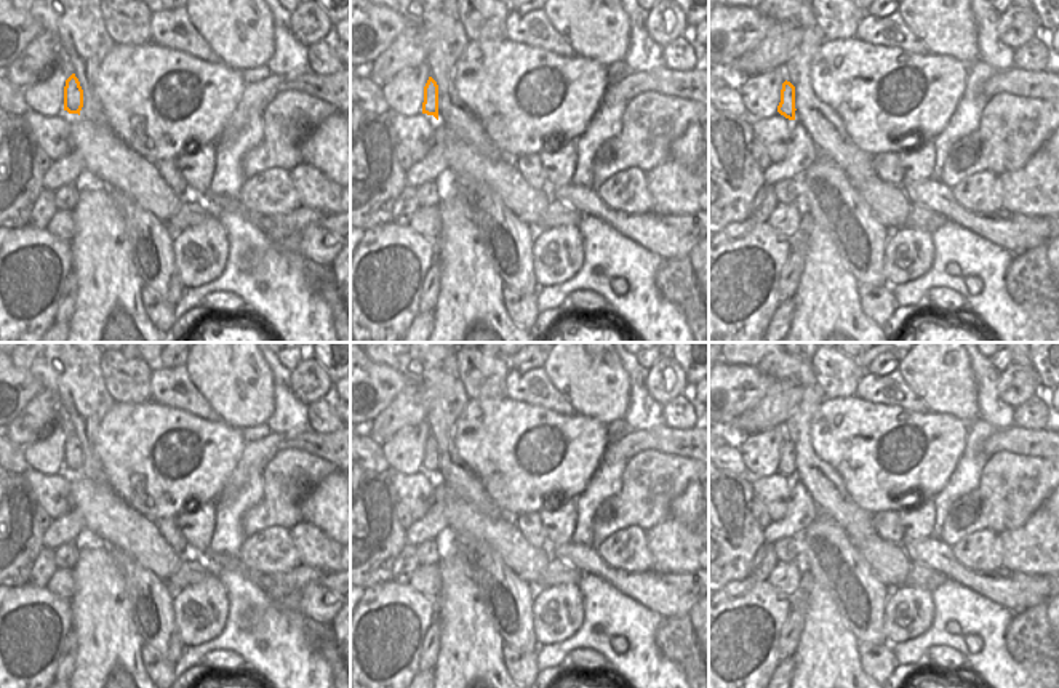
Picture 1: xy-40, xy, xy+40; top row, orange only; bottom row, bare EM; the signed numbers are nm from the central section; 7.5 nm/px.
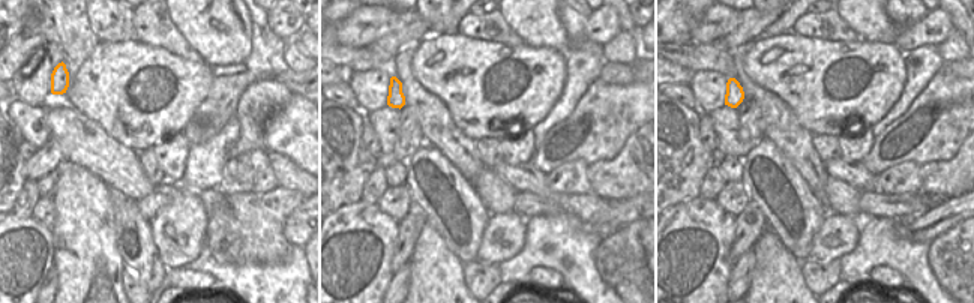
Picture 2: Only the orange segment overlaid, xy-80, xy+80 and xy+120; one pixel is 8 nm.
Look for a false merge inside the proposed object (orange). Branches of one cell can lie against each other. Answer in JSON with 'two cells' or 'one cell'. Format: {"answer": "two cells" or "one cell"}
{"answer": "one cell"}

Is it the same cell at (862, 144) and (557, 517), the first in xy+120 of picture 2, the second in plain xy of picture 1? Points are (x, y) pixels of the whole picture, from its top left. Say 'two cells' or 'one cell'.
one cell

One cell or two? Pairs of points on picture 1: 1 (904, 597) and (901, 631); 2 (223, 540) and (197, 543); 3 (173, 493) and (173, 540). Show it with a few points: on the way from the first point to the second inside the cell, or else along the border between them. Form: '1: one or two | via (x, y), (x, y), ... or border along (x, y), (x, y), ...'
1: one | via (896, 605), (893, 623)
2: two | border along (218, 504), (213, 536), (207, 551)
3: two | border along (175, 516), (155, 520)

